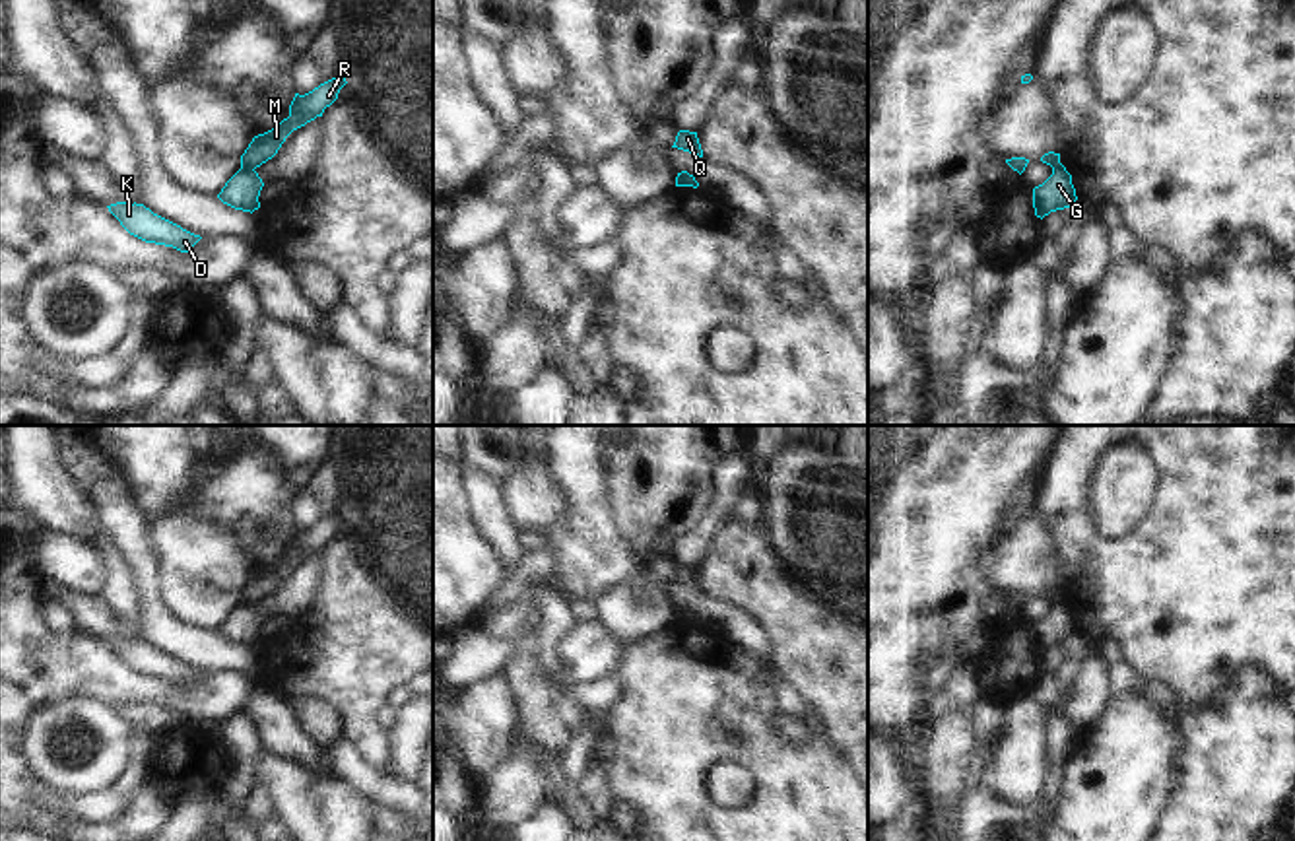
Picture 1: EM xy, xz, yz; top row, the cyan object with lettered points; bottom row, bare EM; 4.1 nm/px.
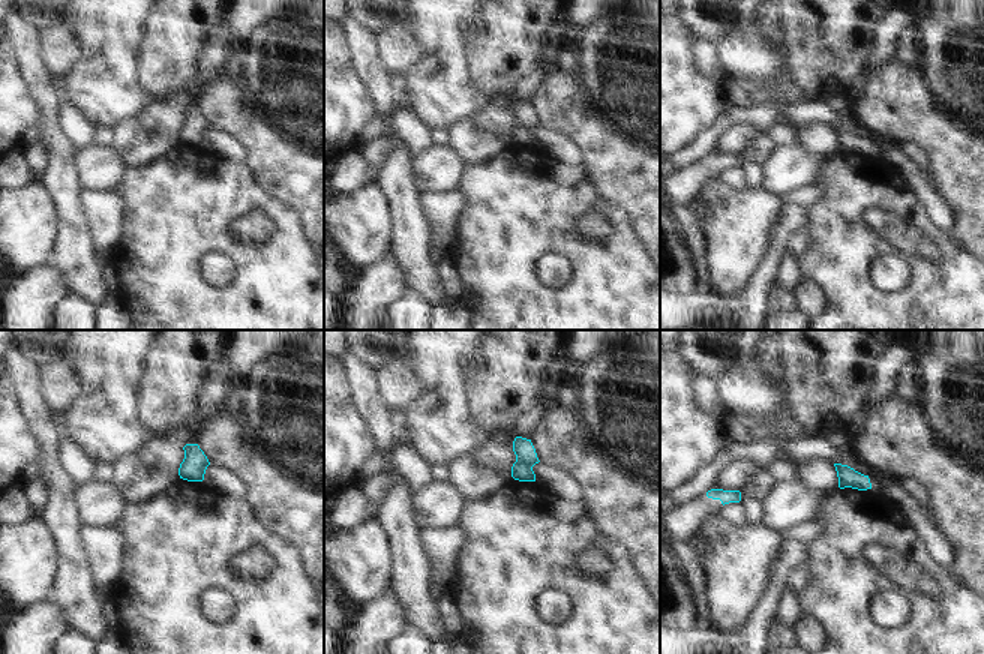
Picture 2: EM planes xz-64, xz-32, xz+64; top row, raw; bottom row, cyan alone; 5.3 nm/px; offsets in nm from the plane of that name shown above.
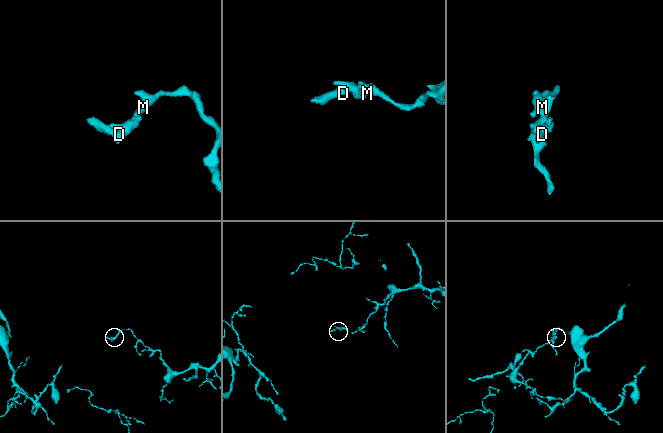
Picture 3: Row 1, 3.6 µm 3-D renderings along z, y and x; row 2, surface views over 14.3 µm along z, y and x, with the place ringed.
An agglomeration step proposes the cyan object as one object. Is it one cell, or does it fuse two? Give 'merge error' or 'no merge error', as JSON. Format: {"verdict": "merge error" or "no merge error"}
{"verdict": "merge error"}

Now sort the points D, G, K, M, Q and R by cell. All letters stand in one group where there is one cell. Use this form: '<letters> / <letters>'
D G K / M Q R

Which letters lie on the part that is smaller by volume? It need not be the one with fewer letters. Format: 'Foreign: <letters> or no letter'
Foreign: D, G, K.

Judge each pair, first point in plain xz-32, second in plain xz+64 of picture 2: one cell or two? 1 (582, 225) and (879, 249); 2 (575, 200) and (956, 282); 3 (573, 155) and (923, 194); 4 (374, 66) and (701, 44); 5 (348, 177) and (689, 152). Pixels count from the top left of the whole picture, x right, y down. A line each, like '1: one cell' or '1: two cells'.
1: one cell
2: one cell
3: one cell
4: one cell
5: two cells

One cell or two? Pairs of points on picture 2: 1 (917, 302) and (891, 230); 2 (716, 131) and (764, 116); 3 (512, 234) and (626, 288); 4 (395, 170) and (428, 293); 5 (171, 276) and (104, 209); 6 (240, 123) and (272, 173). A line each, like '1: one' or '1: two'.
1: one
2: one
3: one
4: one
5: two
6: one

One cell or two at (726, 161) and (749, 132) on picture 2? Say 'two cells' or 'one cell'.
two cells

